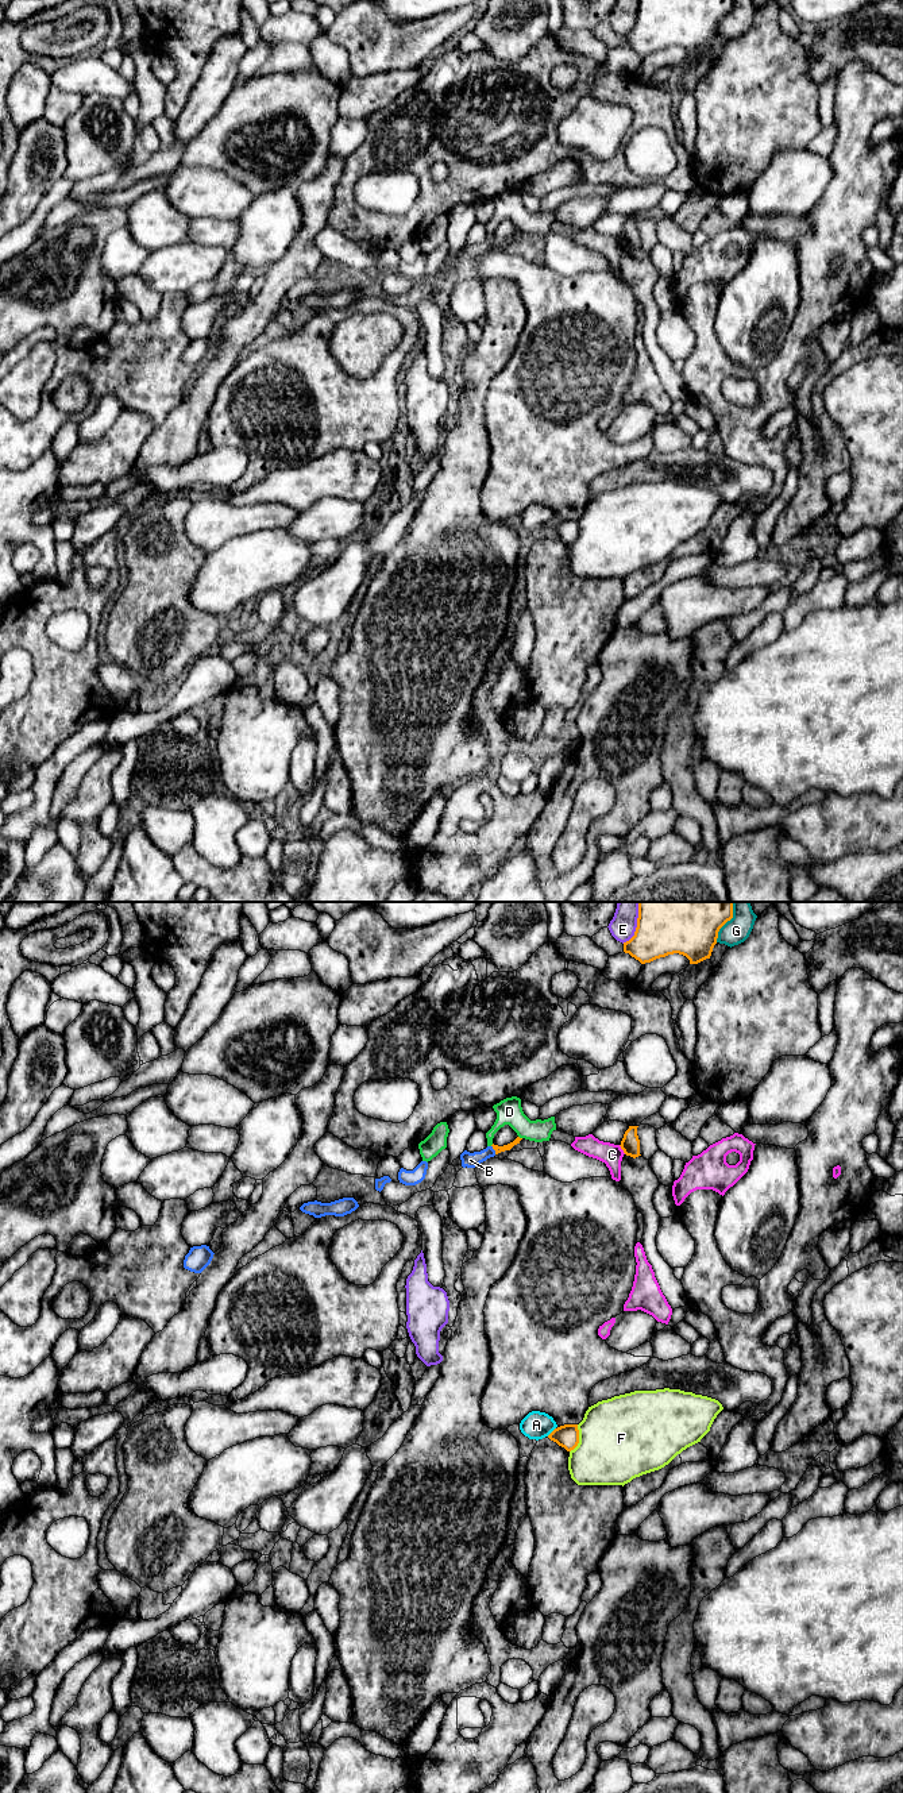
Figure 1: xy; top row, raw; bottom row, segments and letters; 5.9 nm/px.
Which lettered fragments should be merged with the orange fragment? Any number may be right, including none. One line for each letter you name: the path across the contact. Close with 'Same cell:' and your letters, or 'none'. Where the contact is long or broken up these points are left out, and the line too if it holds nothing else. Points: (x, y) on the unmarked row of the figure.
B: Path across: xy (498, 242), (493, 241), (482, 249), (470, 253)
Same cell: B

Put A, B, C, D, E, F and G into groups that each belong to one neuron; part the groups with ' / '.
A / B / C / D / E / F / G

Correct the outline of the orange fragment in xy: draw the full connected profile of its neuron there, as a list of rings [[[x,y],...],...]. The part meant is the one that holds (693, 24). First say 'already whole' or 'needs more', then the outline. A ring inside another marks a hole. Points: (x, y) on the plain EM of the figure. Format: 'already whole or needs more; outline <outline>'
already whole; outline [[[638,0],[634,28],[624,35],[624,45],[641,57],[679,46],[698,57],[710,51],[719,22],[733,11],[733,0]]]

